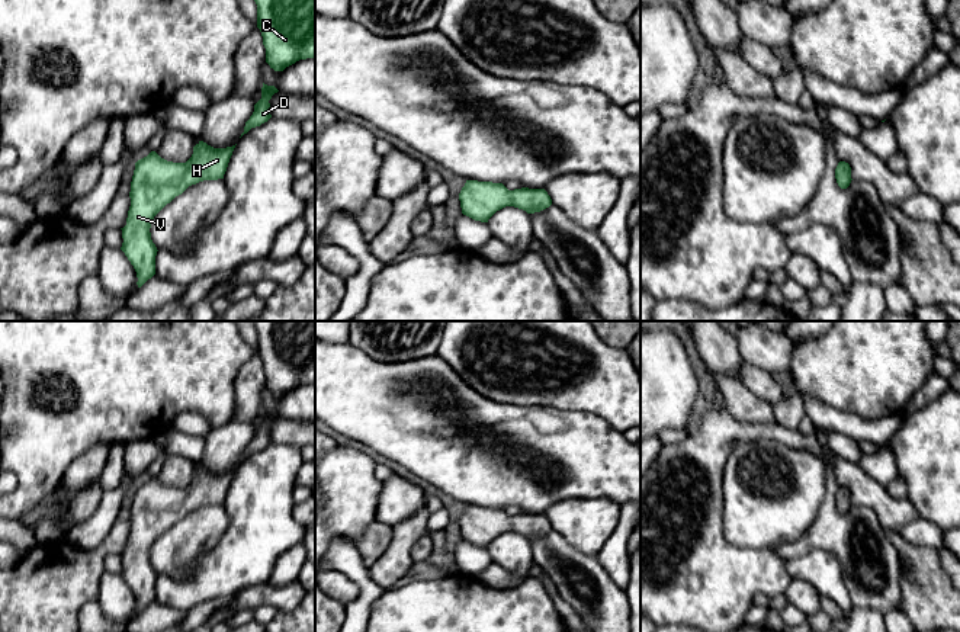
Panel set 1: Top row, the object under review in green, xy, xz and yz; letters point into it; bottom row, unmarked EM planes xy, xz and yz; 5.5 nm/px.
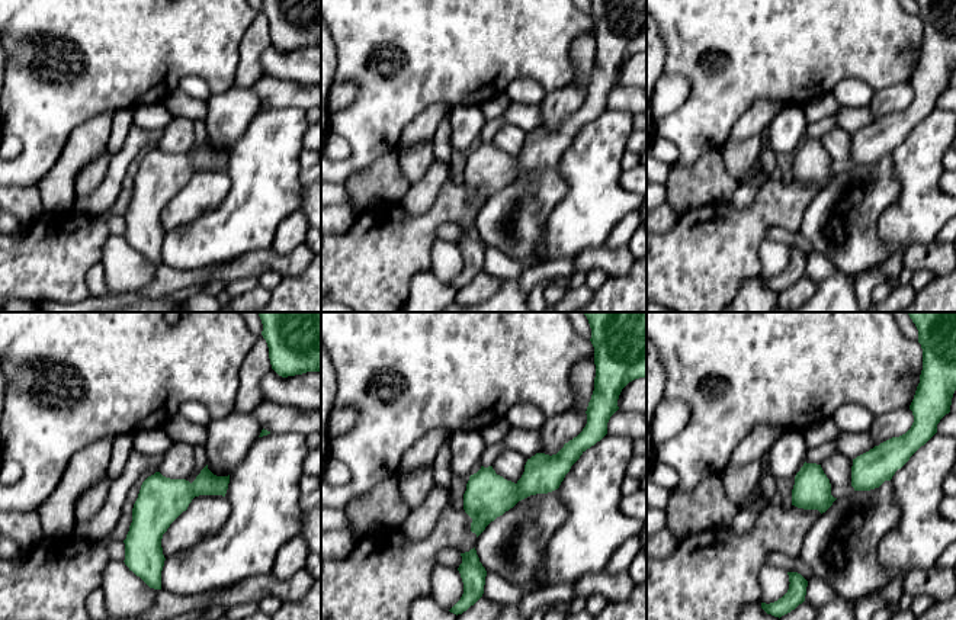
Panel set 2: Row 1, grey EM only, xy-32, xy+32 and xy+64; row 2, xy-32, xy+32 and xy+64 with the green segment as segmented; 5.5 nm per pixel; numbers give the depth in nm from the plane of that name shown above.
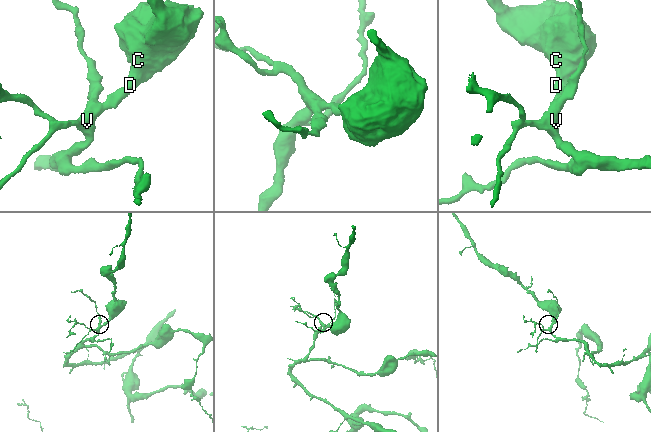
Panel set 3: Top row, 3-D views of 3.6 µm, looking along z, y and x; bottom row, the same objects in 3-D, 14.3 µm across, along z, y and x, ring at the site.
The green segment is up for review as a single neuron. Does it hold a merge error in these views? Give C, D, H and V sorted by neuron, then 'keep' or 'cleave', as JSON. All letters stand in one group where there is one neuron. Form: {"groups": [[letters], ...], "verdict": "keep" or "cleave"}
{"groups": [["C", "D", "H", "V"]], "verdict": "keep"}

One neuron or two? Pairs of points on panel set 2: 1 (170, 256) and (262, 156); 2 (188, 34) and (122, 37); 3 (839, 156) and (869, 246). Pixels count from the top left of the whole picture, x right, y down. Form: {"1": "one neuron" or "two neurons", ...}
{"1": "one neuron", "2": "one neuron", "3": "two neurons"}

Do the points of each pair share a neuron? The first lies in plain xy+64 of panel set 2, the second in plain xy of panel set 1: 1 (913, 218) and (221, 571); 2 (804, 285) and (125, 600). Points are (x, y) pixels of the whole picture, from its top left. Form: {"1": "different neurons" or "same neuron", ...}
{"1": "same neuron", "2": "different neurons"}

